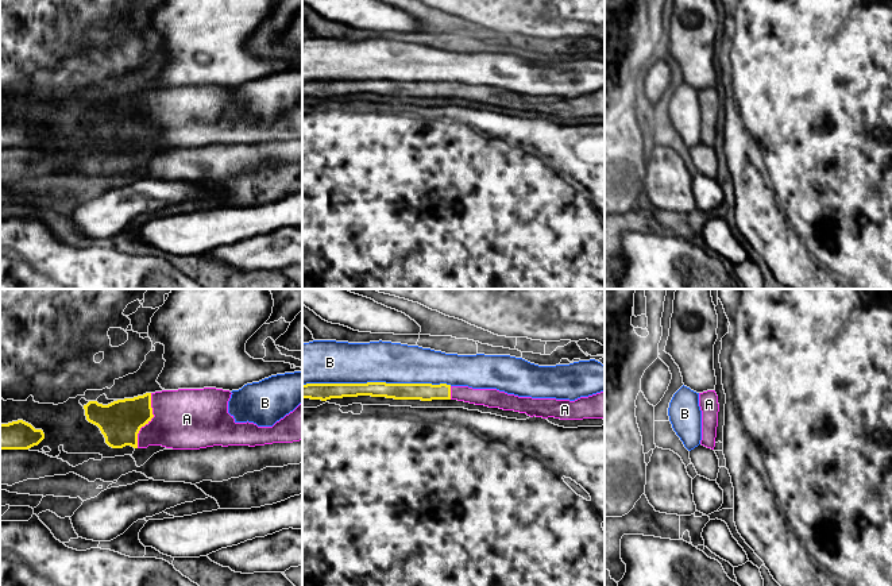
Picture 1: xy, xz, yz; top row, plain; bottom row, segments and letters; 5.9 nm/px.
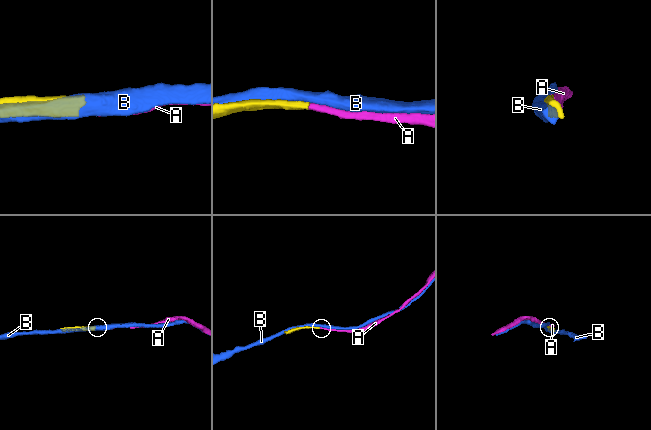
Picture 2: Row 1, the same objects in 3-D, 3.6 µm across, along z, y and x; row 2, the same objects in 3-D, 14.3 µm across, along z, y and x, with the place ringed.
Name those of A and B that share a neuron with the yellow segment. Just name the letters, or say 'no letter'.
A

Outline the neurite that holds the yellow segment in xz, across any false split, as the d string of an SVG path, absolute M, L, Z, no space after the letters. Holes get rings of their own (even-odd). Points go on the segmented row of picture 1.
M306 383L302 398L327 401L343 397L386 397L394 400L457 400L489 408L514 410L533 417L555 417L560 420L605 420L605 392L580 397L575 401L556 398L532 398L507 394L497 389L472 389L447 383Z

